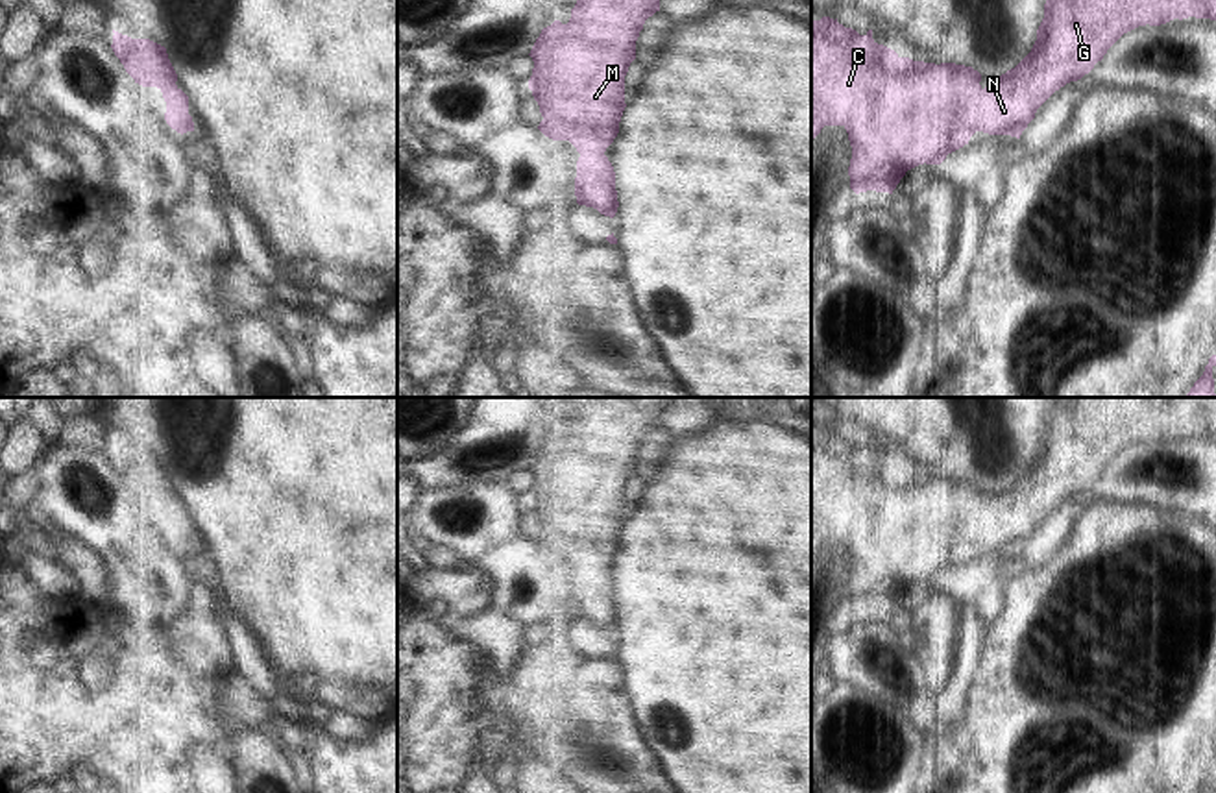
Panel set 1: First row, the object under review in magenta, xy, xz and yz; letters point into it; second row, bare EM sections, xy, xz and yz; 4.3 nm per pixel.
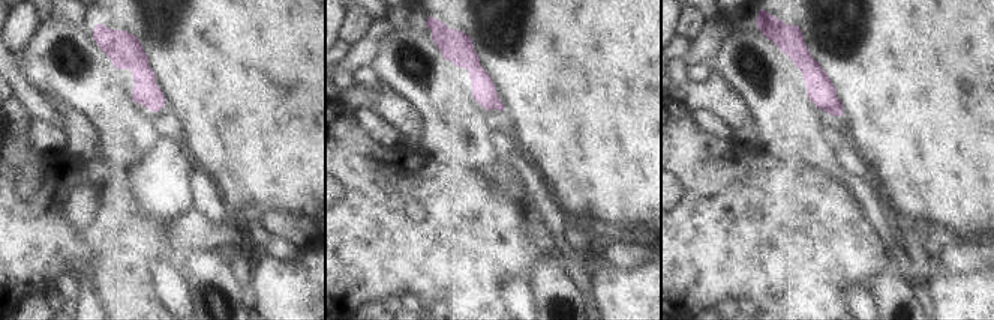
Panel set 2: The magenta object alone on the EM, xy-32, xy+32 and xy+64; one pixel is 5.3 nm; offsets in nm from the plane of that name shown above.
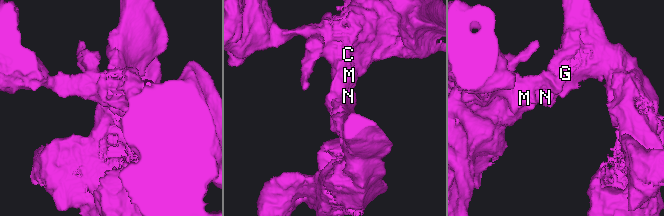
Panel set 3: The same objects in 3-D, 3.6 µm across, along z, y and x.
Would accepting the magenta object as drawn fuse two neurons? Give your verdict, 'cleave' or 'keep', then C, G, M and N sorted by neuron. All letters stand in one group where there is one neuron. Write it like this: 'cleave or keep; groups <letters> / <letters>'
keep; groups C G M N

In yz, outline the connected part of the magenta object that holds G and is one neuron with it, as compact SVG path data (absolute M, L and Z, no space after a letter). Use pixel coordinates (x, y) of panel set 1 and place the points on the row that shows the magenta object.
M1046 0L1031 52L985 89L972 67L900 57L878 44L872 30L859 35L837 18L822 17L811 20L811 140L824 126L843 126L852 146L850 189L893 194L907 170L941 165L976 131L1020 139L1037 109L1055 91L1088 74L1124 33L1188 17L1216 20L1216 0Z

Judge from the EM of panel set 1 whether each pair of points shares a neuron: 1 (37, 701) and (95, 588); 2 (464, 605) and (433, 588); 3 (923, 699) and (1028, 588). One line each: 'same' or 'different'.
1: different
2: same
3: different

